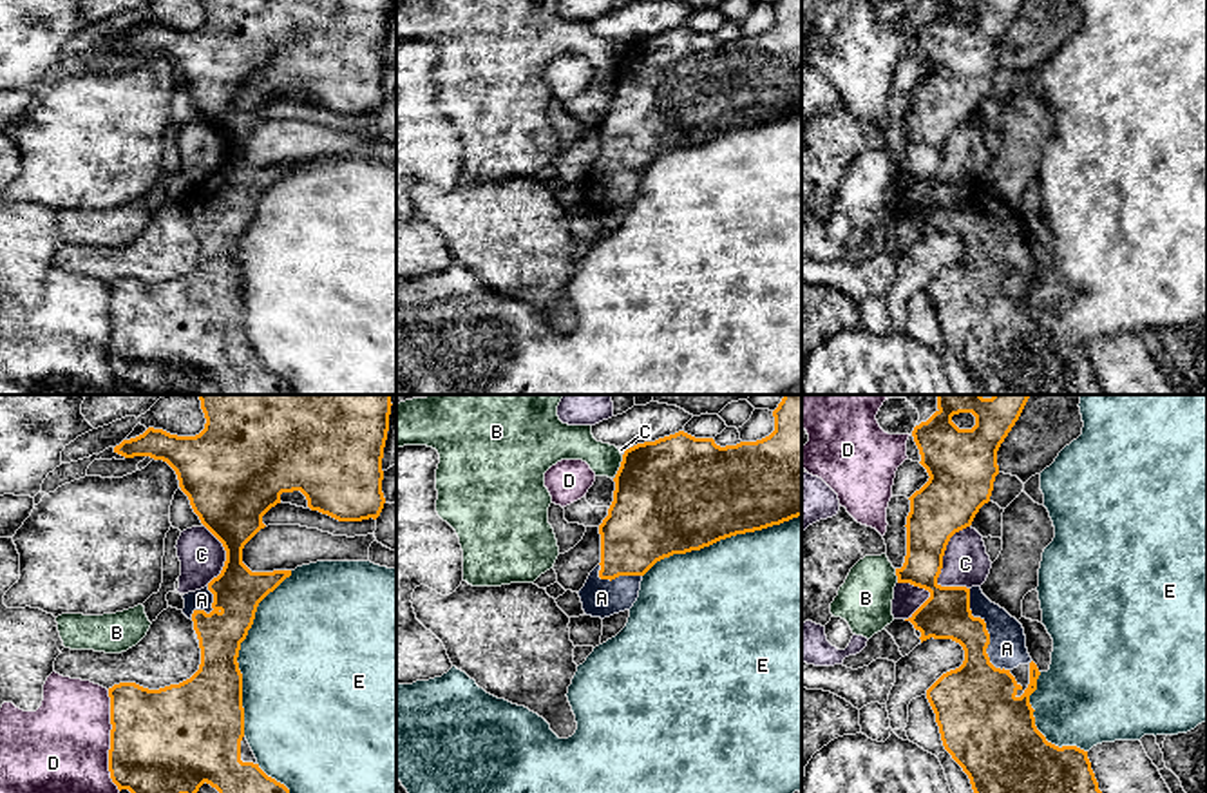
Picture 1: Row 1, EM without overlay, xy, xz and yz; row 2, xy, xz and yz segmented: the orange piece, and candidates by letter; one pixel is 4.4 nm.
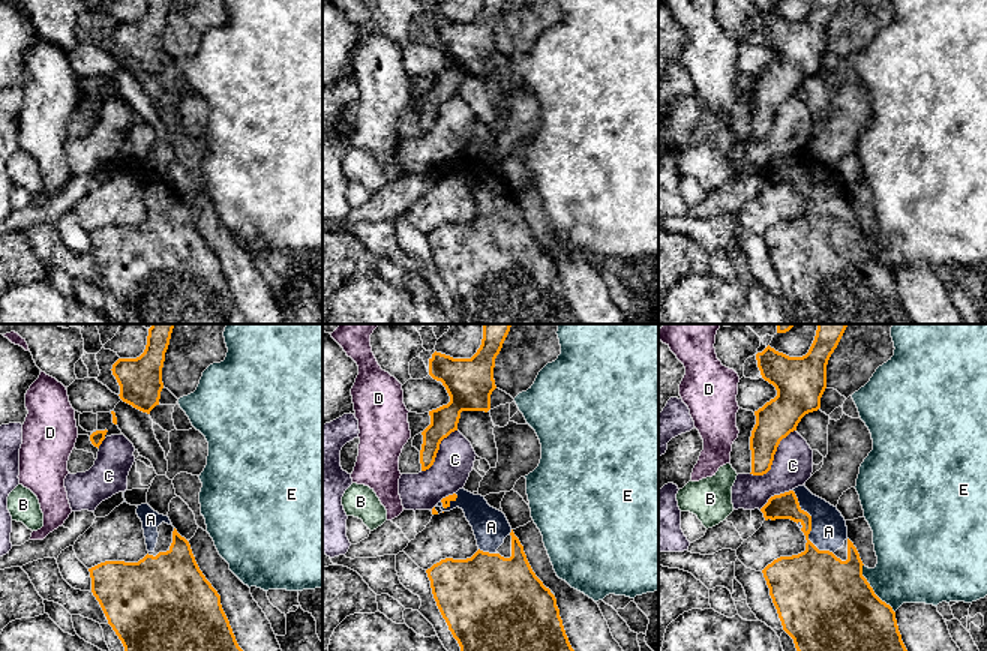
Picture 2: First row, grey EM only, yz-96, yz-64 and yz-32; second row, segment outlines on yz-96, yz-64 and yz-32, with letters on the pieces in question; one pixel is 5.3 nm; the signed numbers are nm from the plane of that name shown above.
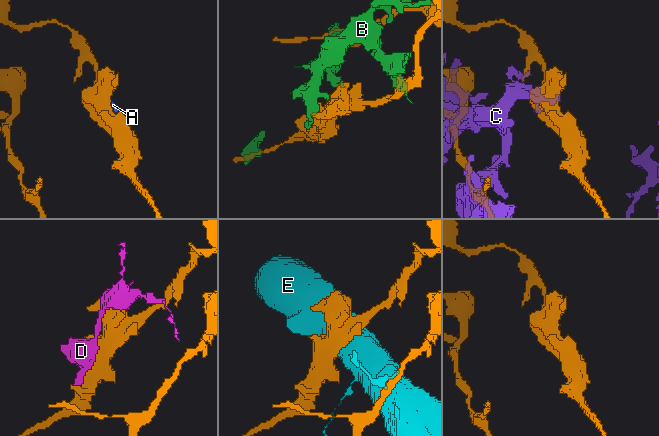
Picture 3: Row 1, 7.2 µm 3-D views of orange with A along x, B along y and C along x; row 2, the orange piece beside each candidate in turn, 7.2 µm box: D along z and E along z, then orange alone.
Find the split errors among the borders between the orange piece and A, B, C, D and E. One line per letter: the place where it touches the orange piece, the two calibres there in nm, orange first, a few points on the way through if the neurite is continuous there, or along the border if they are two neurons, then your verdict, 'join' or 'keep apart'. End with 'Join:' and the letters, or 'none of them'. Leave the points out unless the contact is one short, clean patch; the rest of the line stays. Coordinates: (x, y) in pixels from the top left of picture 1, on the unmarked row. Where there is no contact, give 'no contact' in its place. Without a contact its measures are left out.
A: meets orange in yz at (987, 227); 240 nm thick on the orange side, 170 nm on the other; join
B: meets orange in xz at (619, 62); 480 nm thick on the orange side, 160 nm on the other; keep apart
C: meets orange in yz at (943, 149); 260 nm thick on the orange side, 200 nm on the other; keep apart
D: meets orange in xy at (111, 335); 480 nm thick on the orange side, 440 nm on the other; keep apart
E: meets orange in xy at (237, 247); 280 nm thick on the orange side, 460 nm on the other; keep apart
Join: A

